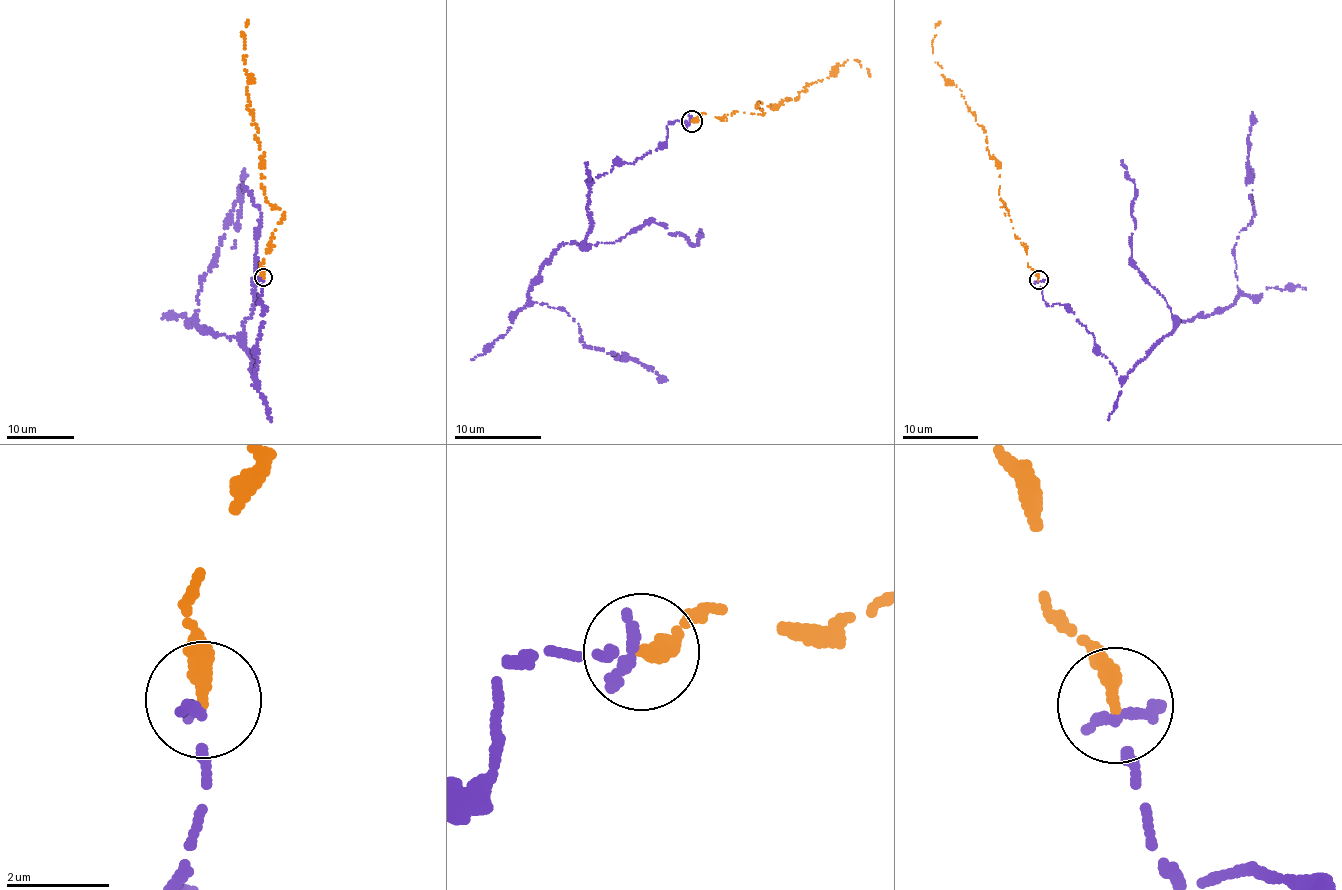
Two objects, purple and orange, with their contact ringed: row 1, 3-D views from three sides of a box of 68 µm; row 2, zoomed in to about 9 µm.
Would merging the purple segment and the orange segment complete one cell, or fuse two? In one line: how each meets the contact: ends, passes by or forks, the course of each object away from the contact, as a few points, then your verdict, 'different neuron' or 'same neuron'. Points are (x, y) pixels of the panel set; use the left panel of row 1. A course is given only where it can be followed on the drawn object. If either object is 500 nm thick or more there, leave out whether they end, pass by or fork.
purple ends; orange ends; course purple (263, 279), (257, 382), (244, 344), (197, 324), (202, 278), (216, 262), (226, 221), (240, 199), (233, 247); course orange (263, 277), (262, 260), (284, 216), (264, 197), (263, 151), (248, 108), (242, 34), (247, 21); different neuron

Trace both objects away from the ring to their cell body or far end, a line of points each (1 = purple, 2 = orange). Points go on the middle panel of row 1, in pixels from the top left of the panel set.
1: (691, 120), (592, 178), (584, 243), (559, 244), (528, 296), (578, 324), (585, 345), (644, 367), (607, 353)
2: (692, 120), (705, 113), (764, 113), (757, 102), (796, 100), (806, 85), (847, 60), (870, 76)

